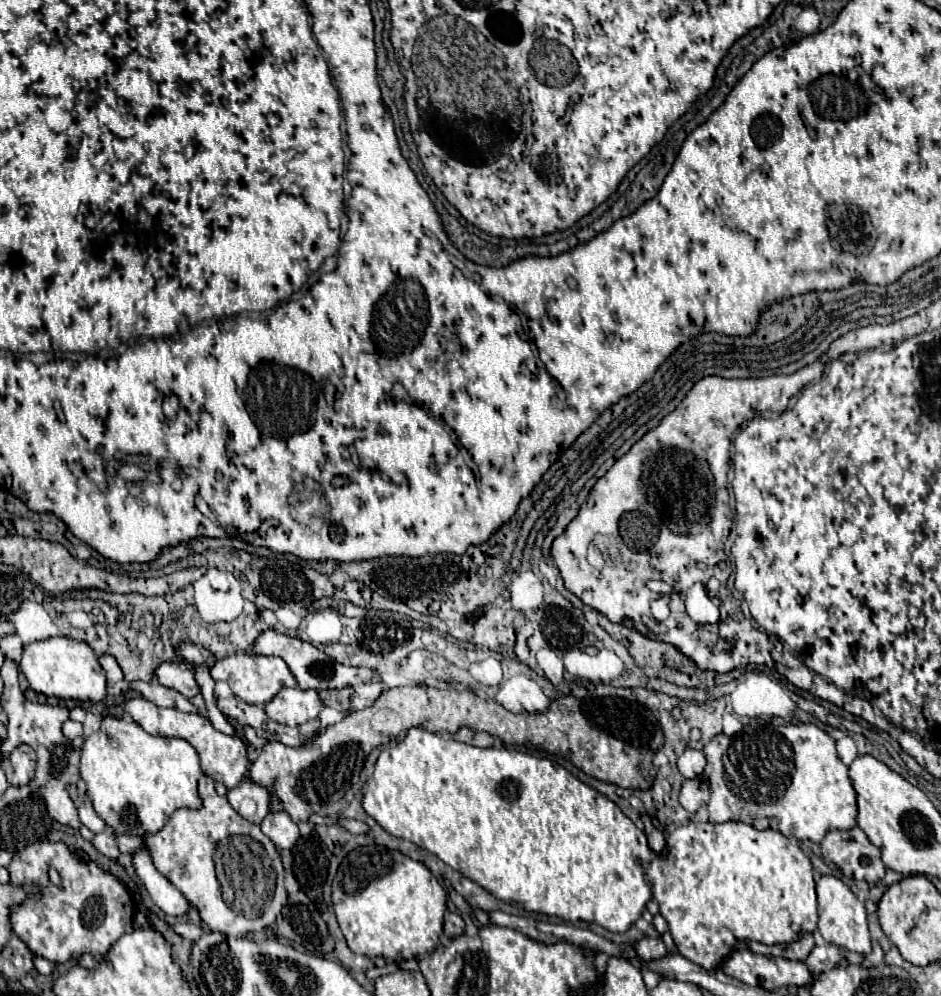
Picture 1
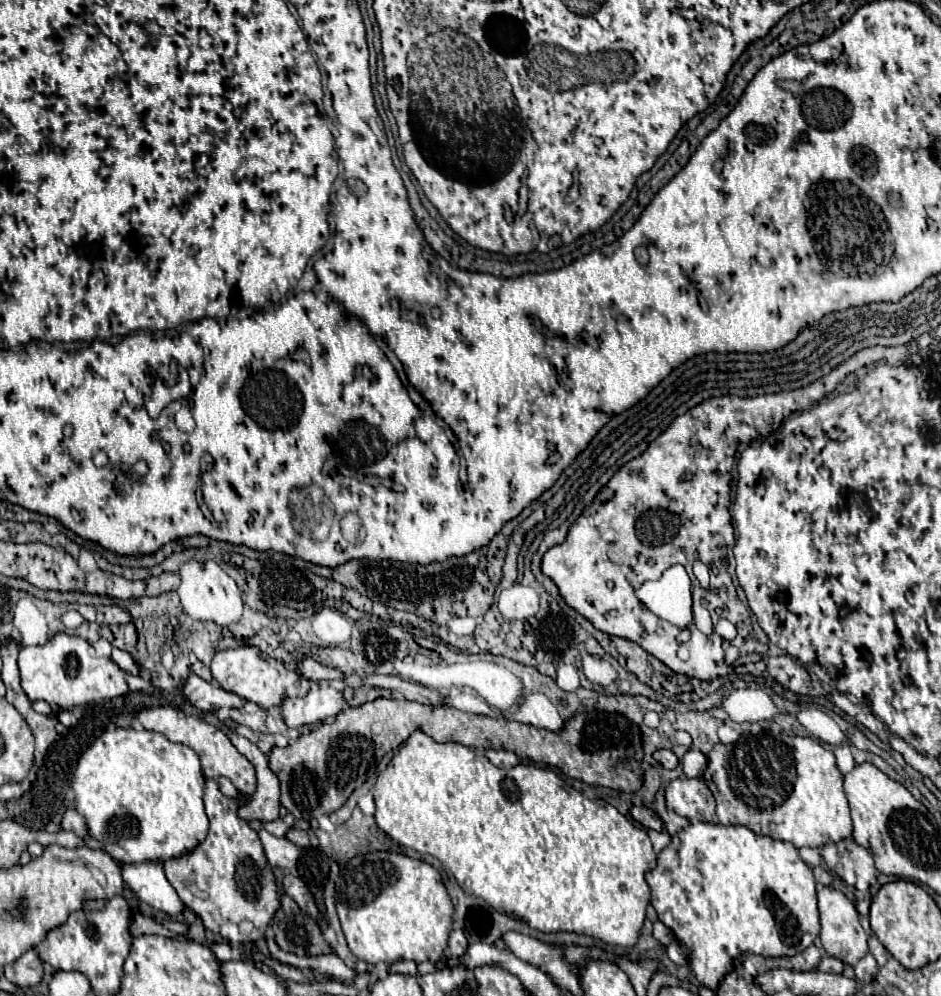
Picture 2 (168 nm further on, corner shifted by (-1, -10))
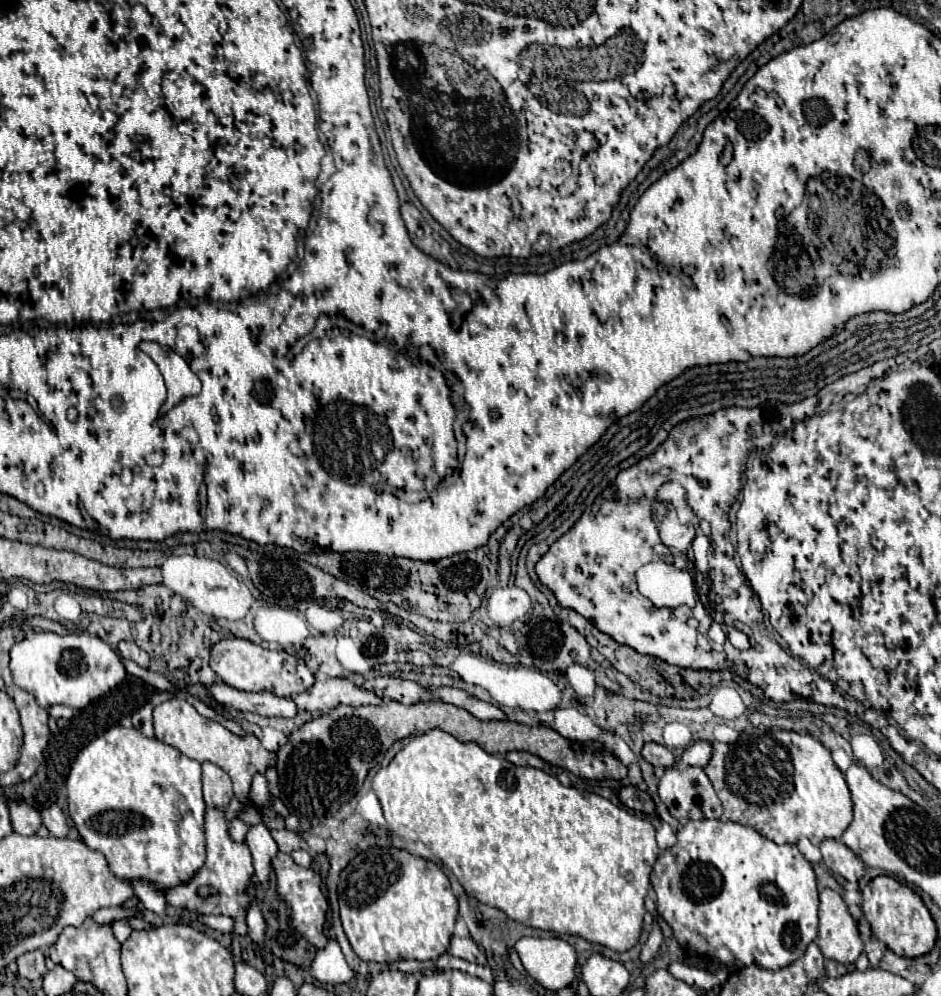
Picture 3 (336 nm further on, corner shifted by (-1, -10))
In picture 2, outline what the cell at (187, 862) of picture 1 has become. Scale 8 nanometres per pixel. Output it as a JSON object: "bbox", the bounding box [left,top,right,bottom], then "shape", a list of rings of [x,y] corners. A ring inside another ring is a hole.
{"bbox":[165,780,281,942],"shape":[[[207,780],[205,784],[205,810],[209,816],[207,838],[191,852],[165,860],[165,876],[181,902],[203,920],[207,930],[221,934],[229,942],[255,942],[263,938],[263,930],[267,930],[275,912],[281,908],[275,874],[265,862],[257,832],[249,828],[247,820],[239,818],[237,802],[223,796],[215,780]],[[183,880],[195,884],[197,890],[187,890]],[[241,926],[249,926],[251,930],[243,932]]]}

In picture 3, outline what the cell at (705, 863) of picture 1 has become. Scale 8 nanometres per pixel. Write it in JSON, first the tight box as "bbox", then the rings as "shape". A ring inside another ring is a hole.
{"bbox":[651,820,817,972],"shape":[[[689,820],[685,826],[679,828],[677,832],[677,844],[663,850],[653,866],[651,872],[651,884],[655,888],[657,894],[657,910],[663,916],[663,920],[673,928],[673,930],[689,930],[689,932],[697,932],[705,938],[707,942],[707,954],[715,960],[719,960],[729,972],[733,968],[743,968],[743,966],[751,966],[753,962],[765,970],[779,970],[789,966],[791,962],[795,962],[797,958],[801,958],[801,954],[805,952],[805,948],[809,946],[809,942],[815,940],[817,936],[817,878],[813,872],[813,866],[803,858],[803,854],[799,852],[799,848],[795,844],[775,844],[767,838],[763,838],[757,830],[753,830],[751,826],[743,826],[737,822],[723,822],[723,820]]]}

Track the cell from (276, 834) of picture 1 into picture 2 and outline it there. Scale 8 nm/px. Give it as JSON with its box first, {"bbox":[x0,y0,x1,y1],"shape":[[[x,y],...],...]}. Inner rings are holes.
{"bbox":[259,828,299,868],"shape":[[[265,828],[259,830],[259,838],[261,838],[261,844],[265,848],[269,866],[273,866],[273,868],[293,868],[297,864],[299,848],[293,842],[289,842],[287,838],[277,838],[277,836],[269,834]]]}

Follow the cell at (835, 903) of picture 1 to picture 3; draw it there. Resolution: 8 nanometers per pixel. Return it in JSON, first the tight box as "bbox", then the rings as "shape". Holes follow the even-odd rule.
{"bbox":[814,890,863,964],"shape":[[[821,890],[819,894],[819,936],[814,942],[825,958],[841,964],[853,964],[863,952],[863,942],[847,904],[835,890]]]}

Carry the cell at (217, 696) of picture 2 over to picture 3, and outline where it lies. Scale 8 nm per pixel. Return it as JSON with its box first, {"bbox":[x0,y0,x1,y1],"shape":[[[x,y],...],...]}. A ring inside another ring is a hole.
{"bbox":[209,682,297,718],"shape":[[[215,682],[209,686],[211,696],[221,702],[227,708],[235,710],[247,710],[247,712],[257,712],[261,716],[283,716],[283,718],[293,718],[297,714],[297,704],[293,698],[281,698],[273,692],[243,692],[227,686],[225,682]]]}

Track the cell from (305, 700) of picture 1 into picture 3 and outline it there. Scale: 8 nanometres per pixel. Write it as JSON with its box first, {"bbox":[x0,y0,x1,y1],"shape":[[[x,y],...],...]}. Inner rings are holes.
{"bbox":[293,678,385,714],"shape":[[[319,678],[309,690],[293,696],[293,700],[299,706],[299,710],[325,712],[325,714],[329,714],[339,704],[379,706],[385,702],[385,698],[373,694],[373,690],[365,690],[363,686],[357,686],[345,678]]]}

